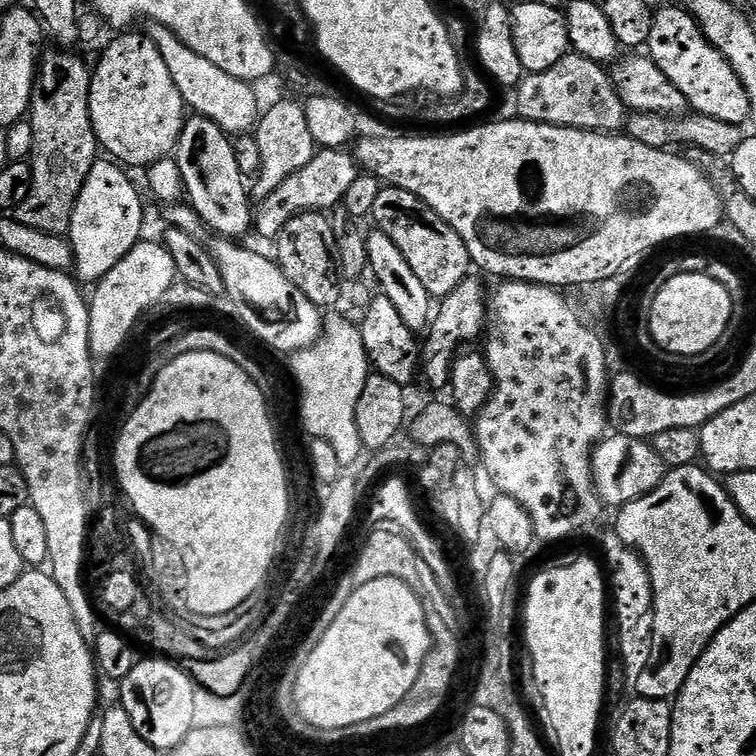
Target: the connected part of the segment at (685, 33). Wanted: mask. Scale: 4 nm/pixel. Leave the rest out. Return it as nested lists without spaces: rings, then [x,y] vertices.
[[[664,8],[653,15],[646,52],[658,62],[658,70],[686,94],[686,102],[693,113],[741,126],[749,123],[750,98],[746,98],[738,74],[734,74],[730,62],[726,62],[720,51],[705,38],[687,8]]]

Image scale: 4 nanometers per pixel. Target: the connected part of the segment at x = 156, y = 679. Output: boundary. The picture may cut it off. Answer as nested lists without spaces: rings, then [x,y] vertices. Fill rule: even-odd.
[[[164,658],[155,659],[141,659],[134,666],[134,670],[130,670],[130,674],[119,685],[118,700],[124,705],[134,730],[138,730],[143,740],[150,742],[150,746],[157,750],[171,750],[179,746],[182,738],[186,738],[186,734],[190,734],[190,730],[197,723],[198,689],[183,667]]]

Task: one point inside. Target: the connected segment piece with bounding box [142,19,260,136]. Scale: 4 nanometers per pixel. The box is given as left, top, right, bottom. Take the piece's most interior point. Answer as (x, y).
(208, 91)

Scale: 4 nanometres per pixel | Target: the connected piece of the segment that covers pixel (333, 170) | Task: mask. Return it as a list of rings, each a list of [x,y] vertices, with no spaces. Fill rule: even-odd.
[[[320,148],[314,158],[298,174],[290,174],[274,194],[270,194],[265,200],[259,201],[254,212],[254,232],[257,232],[262,239],[268,242],[275,241],[280,235],[282,226],[290,222],[303,212],[323,212],[327,213],[328,208],[339,209],[344,202],[346,190],[353,185],[354,180],[362,174],[358,167],[355,155],[351,151],[339,148]]]

